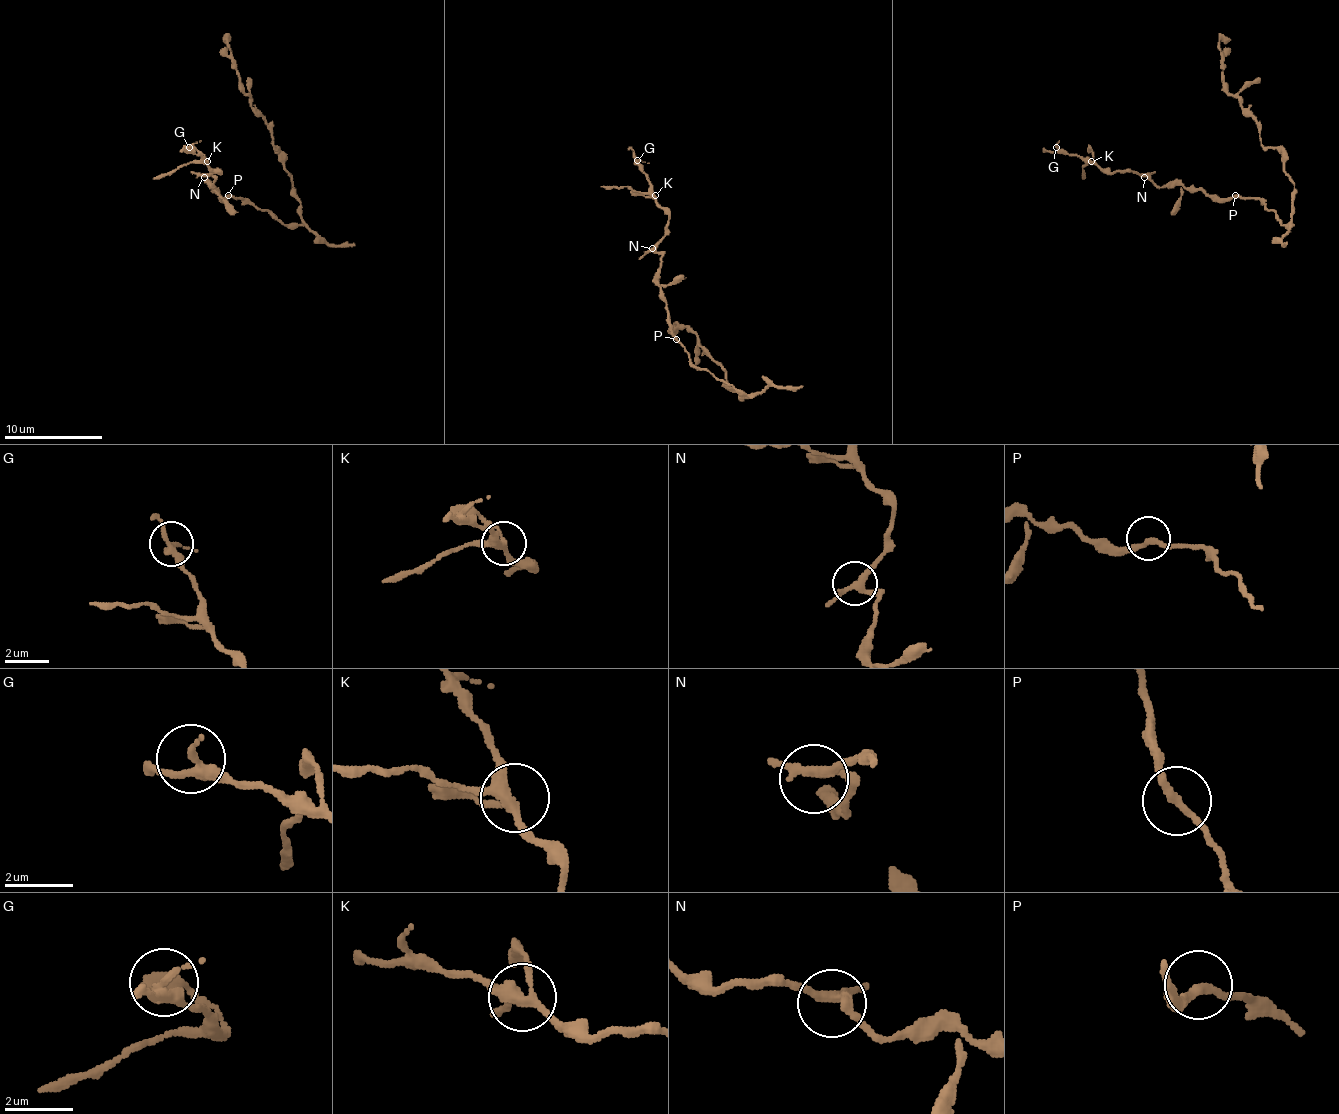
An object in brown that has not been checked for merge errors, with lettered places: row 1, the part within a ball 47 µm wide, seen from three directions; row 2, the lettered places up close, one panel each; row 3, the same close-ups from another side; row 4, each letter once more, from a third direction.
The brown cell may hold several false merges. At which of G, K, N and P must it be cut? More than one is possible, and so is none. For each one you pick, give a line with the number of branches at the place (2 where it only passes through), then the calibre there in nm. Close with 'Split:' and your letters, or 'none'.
Split: none

